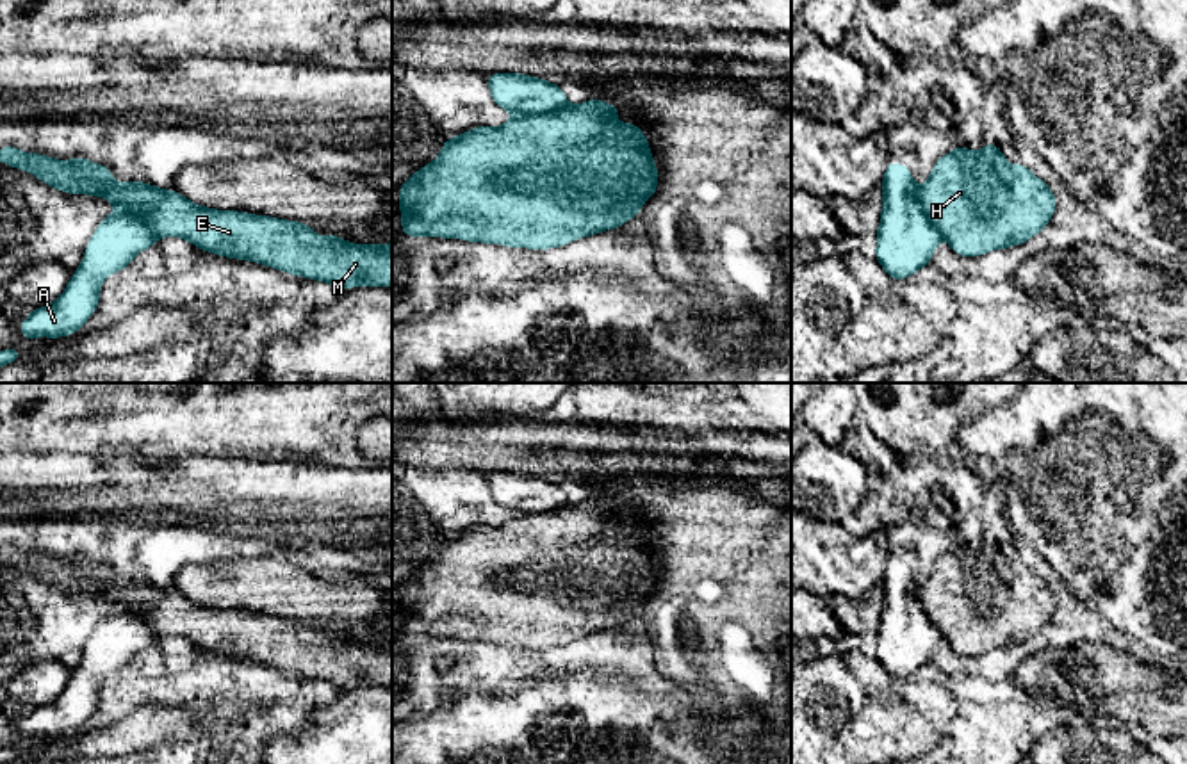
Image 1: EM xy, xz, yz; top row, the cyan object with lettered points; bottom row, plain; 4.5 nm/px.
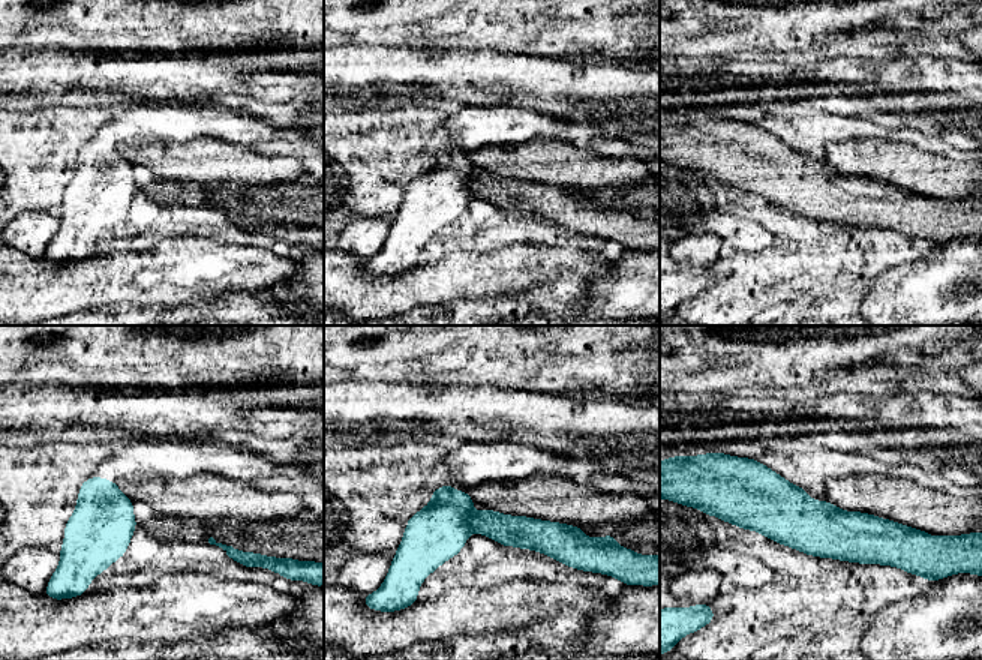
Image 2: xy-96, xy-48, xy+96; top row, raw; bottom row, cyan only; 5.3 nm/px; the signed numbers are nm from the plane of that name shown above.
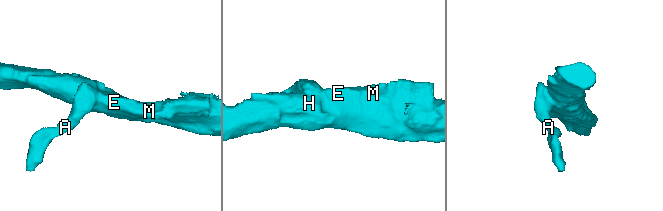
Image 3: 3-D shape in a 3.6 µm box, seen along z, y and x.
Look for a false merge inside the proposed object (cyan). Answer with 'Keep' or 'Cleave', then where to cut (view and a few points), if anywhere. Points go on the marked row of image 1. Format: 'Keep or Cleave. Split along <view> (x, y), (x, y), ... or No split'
Cleave. Split along xz (567, 104), (542, 114), (515, 118)

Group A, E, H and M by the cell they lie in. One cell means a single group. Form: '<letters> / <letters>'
A / E H M

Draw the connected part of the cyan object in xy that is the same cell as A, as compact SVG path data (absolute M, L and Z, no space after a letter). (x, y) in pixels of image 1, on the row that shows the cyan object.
M116 208L96 226L84 260L61 297L48 306L32 308L30 315L20 322L21 337L34 340L77 333L100 305L105 276L123 271L157 240L159 237L139 214Z

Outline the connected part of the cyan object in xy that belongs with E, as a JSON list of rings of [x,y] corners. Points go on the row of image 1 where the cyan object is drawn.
[[[2,146],[0,162],[43,178],[55,191],[102,196],[116,208],[135,212],[159,239],[180,237],[203,251],[264,264],[339,290],[392,287],[392,242],[360,246],[337,235],[314,235],[310,224],[298,221],[200,207],[176,191],[137,178],[118,183],[109,166],[86,157],[57,160]]]

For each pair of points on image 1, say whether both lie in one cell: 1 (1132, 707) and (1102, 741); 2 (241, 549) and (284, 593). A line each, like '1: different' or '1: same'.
1: different
2: different

